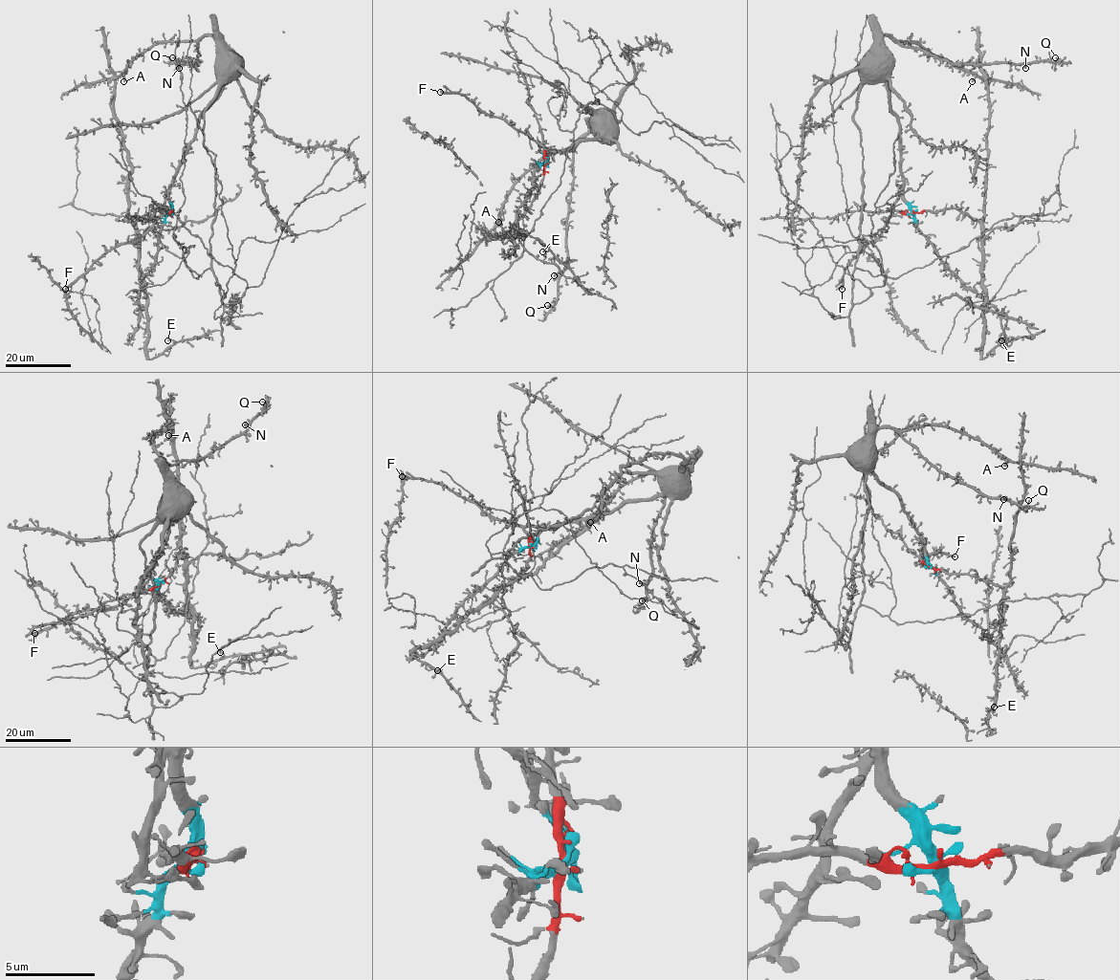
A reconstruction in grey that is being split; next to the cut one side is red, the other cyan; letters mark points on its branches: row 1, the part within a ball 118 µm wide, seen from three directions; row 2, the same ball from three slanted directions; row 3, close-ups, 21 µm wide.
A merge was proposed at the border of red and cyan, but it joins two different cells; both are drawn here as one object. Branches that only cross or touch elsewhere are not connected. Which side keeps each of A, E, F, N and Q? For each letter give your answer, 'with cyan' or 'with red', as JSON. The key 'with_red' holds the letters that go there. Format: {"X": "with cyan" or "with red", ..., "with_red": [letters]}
{"A": "with cyan", "E": "with red", "F": "with cyan", "N": "with cyan", "Q": "with cyan", "with_red": ["E"]}

